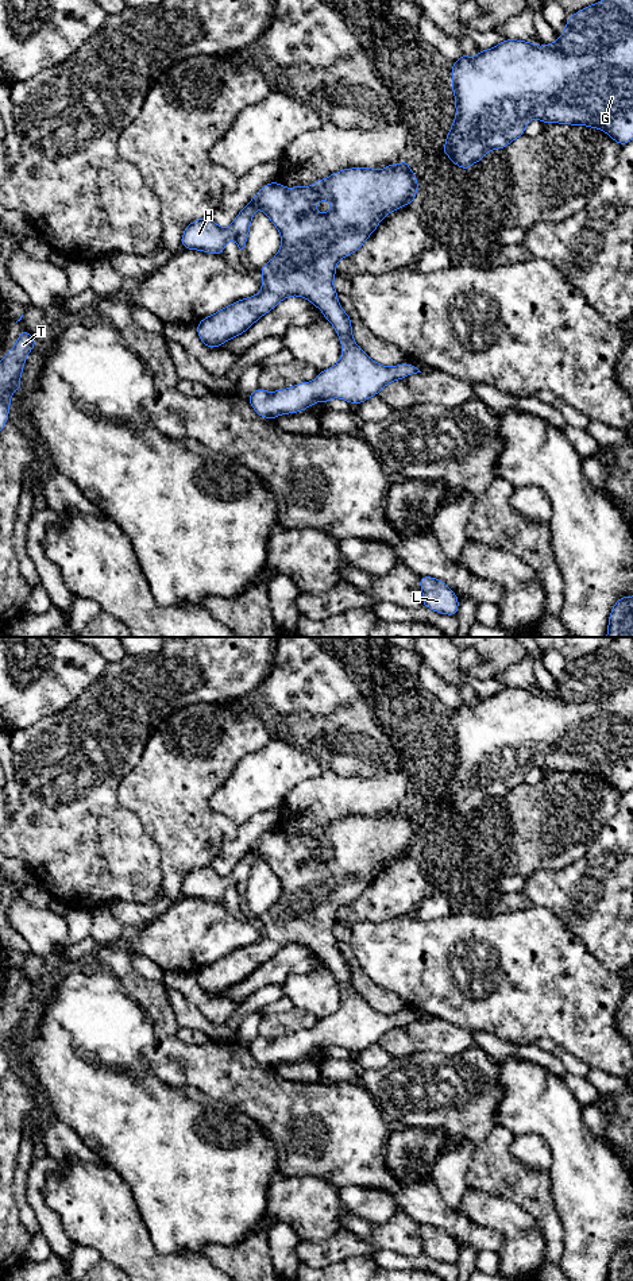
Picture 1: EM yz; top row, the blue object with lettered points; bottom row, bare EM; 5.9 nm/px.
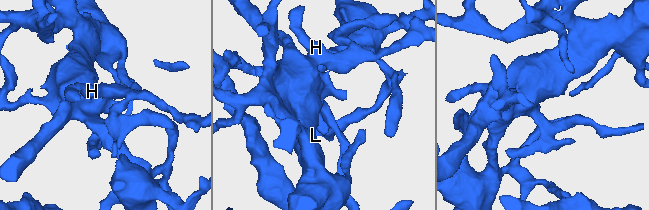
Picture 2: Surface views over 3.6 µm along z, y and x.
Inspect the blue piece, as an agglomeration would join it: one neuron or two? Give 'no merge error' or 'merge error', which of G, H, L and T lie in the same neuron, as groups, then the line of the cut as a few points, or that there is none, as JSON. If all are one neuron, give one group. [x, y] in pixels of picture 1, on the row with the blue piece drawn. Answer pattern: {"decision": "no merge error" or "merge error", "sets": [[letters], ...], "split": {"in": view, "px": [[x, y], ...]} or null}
{"decision": "no merge error", "sets": [["G", "H", "L", "T"]], "split": null}

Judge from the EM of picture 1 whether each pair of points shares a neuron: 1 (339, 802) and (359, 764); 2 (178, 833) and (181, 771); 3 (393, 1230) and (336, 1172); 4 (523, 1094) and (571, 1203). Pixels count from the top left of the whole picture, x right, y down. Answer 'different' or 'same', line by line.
1: different
2: same
3: different
4: same

